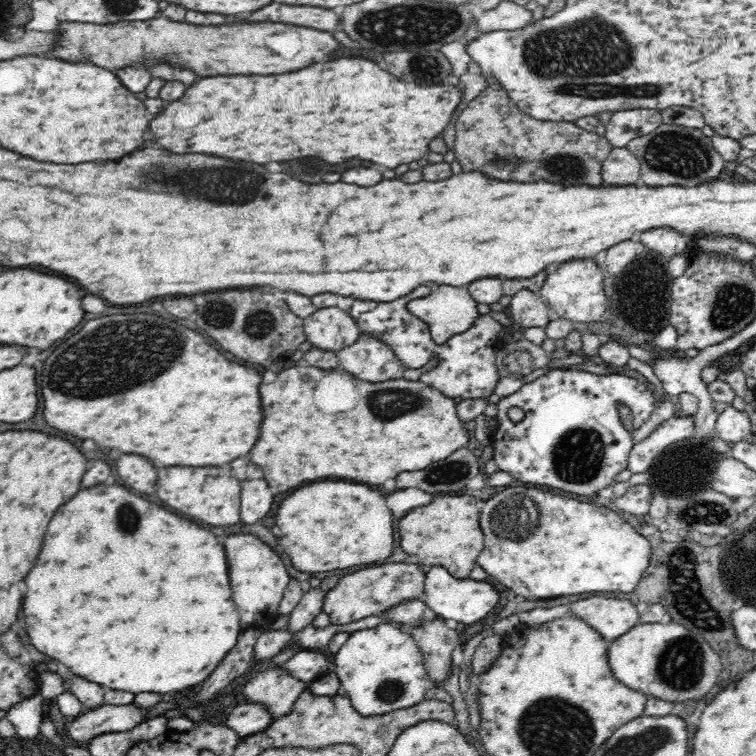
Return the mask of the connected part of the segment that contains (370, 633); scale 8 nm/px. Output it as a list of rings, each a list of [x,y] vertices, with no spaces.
[[[380,623],[374,628],[364,628],[349,634],[343,646],[334,653],[333,671],[340,679],[342,688],[358,713],[364,716],[388,714],[393,710],[405,709],[422,702],[426,684],[430,681],[422,660],[422,653],[413,637],[390,623]]]

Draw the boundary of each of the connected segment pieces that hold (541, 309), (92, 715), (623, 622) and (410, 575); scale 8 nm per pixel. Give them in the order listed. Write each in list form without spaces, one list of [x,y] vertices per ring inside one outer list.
[[[520,290],[512,296],[510,302],[512,318],[525,328],[545,328],[552,319],[551,309],[540,295],[527,290]]]
[[[130,704],[130,706],[99,706],[97,709],[91,710],[85,709],[80,716],[70,720],[66,726],[66,732],[76,745],[88,744],[99,734],[112,733],[116,732],[116,730],[122,730],[122,732],[132,730],[134,726],[138,726],[140,722],[146,720],[146,712],[148,710],[136,708],[134,704]]]
[[[600,596],[572,604],[572,614],[584,618],[608,643],[634,628],[639,623],[640,611],[630,600]]]
[[[384,564],[367,567],[350,575],[341,576],[337,584],[324,594],[322,610],[329,616],[332,625],[350,624],[366,616],[381,616],[396,603],[418,599],[425,592],[425,573],[417,564]]]

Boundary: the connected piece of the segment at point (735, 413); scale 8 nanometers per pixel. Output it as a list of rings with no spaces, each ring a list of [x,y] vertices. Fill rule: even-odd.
[[[732,406],[726,407],[718,415],[715,425],[717,436],[726,442],[740,442],[751,432],[750,411],[740,411]]]

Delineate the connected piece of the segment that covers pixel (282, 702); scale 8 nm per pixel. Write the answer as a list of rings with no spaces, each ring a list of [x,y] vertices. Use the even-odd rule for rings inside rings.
[[[278,665],[254,674],[245,684],[243,693],[248,702],[266,705],[272,720],[292,712],[296,699],[307,690],[308,684]]]

